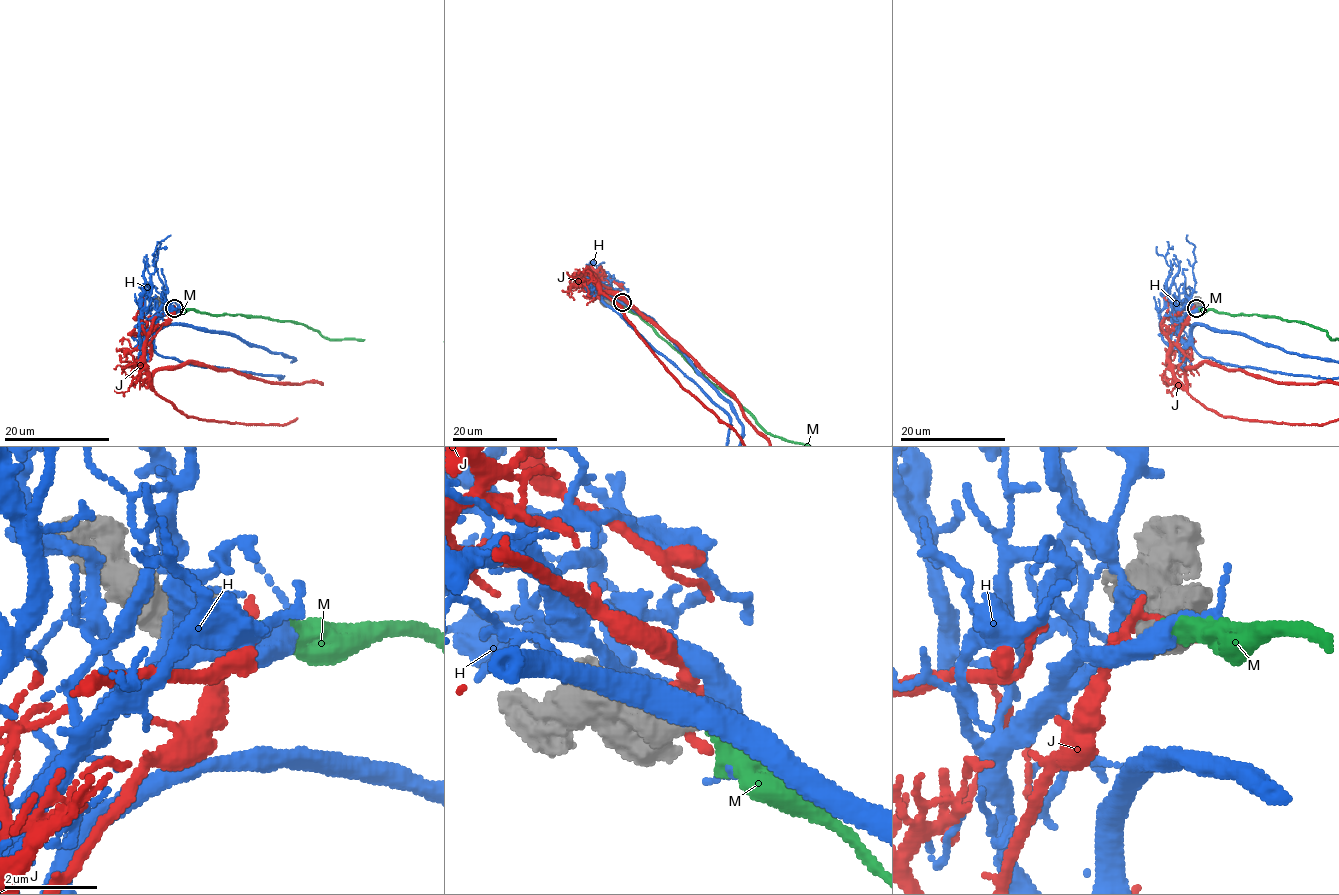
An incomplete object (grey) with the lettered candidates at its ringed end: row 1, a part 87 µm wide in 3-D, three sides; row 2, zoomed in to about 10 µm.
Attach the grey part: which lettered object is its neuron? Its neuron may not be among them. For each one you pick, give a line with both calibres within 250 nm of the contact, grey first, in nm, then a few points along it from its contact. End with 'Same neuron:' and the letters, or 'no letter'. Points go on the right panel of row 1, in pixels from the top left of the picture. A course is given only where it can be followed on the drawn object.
M: calibres 500 and 440 nm
Same neuron: M

